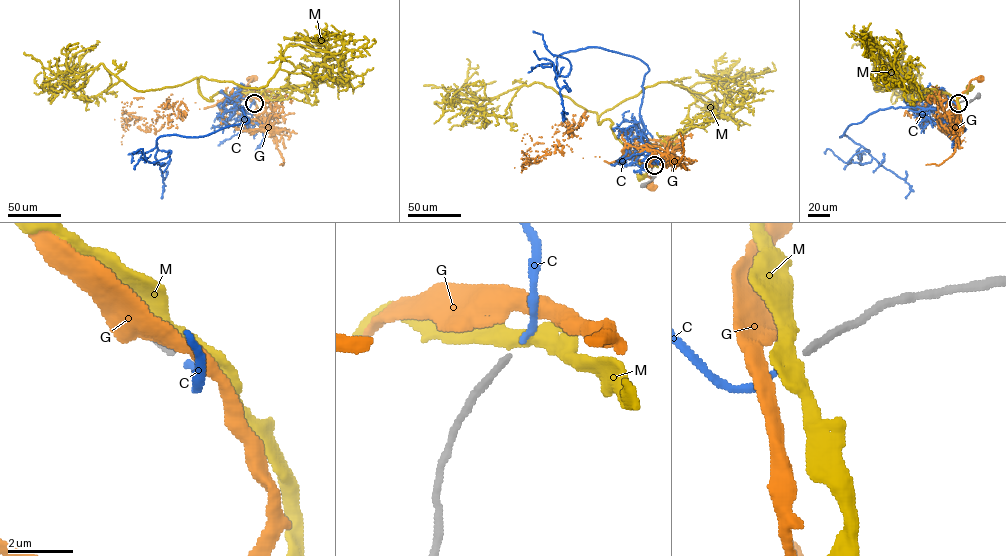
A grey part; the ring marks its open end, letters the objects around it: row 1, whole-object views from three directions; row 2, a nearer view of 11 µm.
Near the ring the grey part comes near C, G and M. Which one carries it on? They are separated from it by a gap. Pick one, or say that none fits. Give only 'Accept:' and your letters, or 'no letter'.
Accept: C

